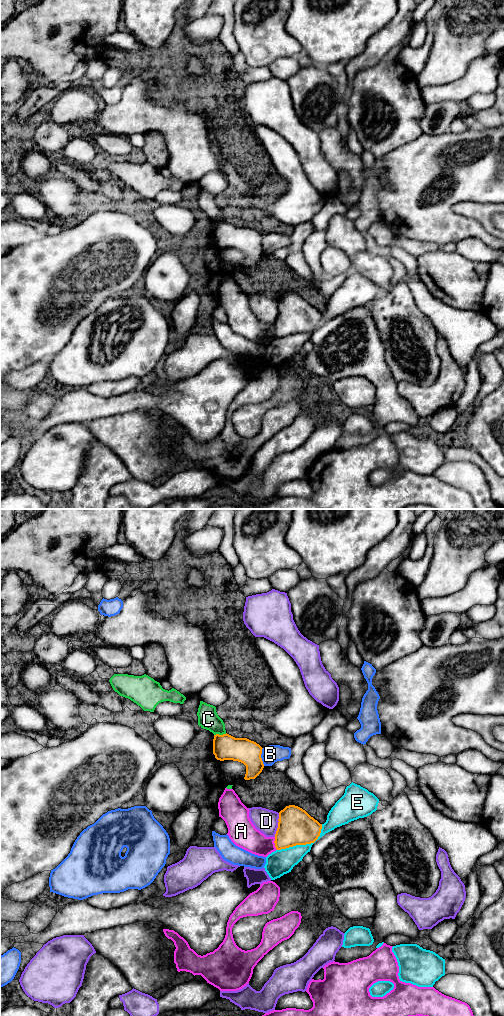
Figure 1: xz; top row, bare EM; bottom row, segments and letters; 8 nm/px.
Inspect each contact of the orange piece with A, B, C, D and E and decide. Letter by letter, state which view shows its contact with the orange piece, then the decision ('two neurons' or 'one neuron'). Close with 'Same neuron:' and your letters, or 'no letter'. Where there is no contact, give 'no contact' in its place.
A: xz | two neurons
B: xz | two neurons
C: xz | two neurons
D: xz | two neurons
E: xz | two neurons
Same neuron: no letter

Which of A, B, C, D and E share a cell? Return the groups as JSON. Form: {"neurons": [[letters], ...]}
{"neurons": [["A"], ["B"], ["C"], ["D"], ["E"]]}

